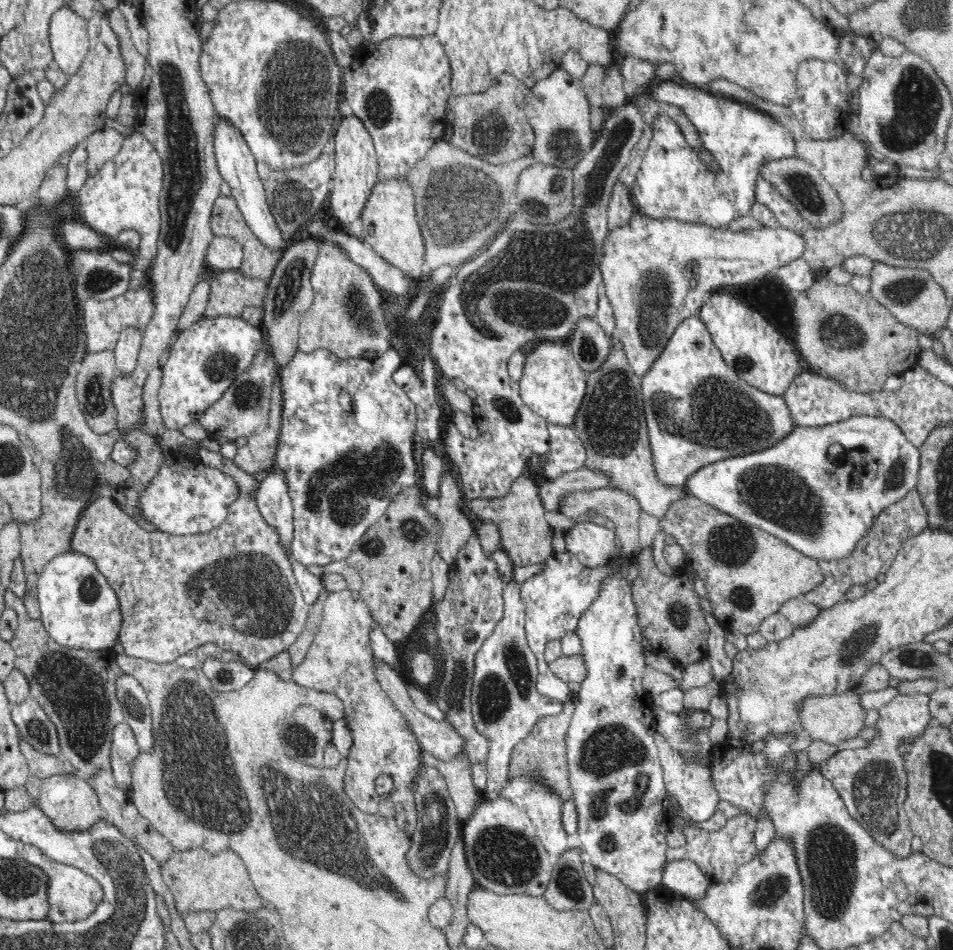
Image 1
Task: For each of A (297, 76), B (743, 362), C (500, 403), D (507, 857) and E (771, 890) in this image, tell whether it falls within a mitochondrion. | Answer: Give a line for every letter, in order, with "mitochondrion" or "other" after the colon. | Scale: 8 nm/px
A: mitochondrion
B: mitochondrion
C: mitochondrion
D: mitochondrion
E: mitochondrion

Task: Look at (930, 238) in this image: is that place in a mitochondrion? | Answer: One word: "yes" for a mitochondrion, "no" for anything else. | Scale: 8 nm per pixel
yes

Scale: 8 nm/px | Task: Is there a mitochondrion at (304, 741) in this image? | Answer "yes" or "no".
yes

